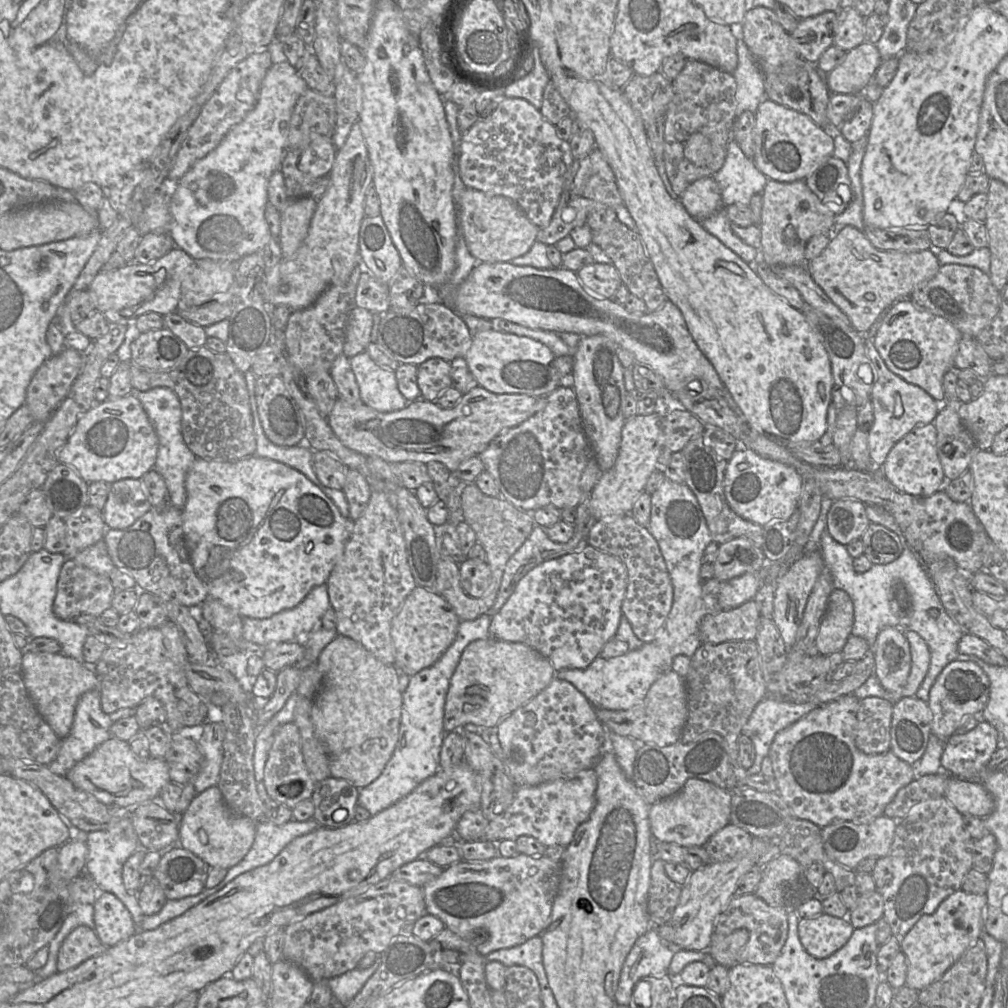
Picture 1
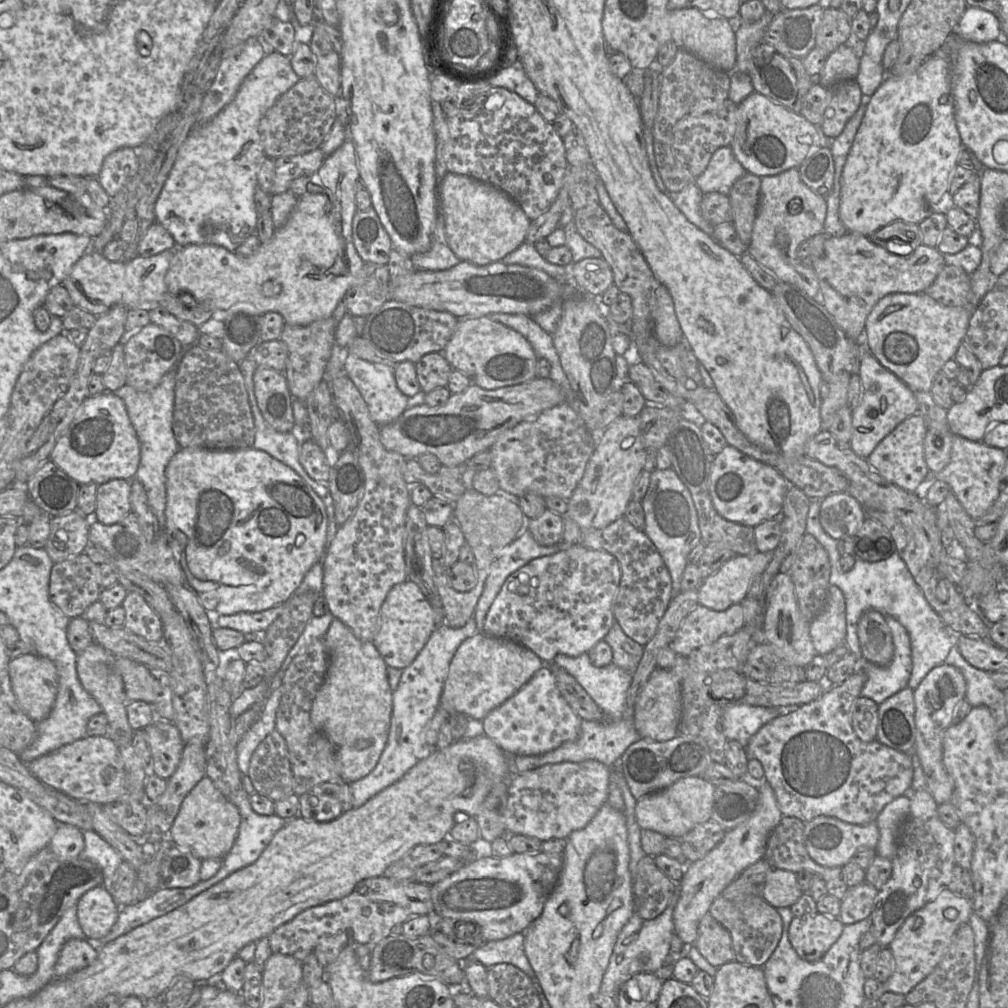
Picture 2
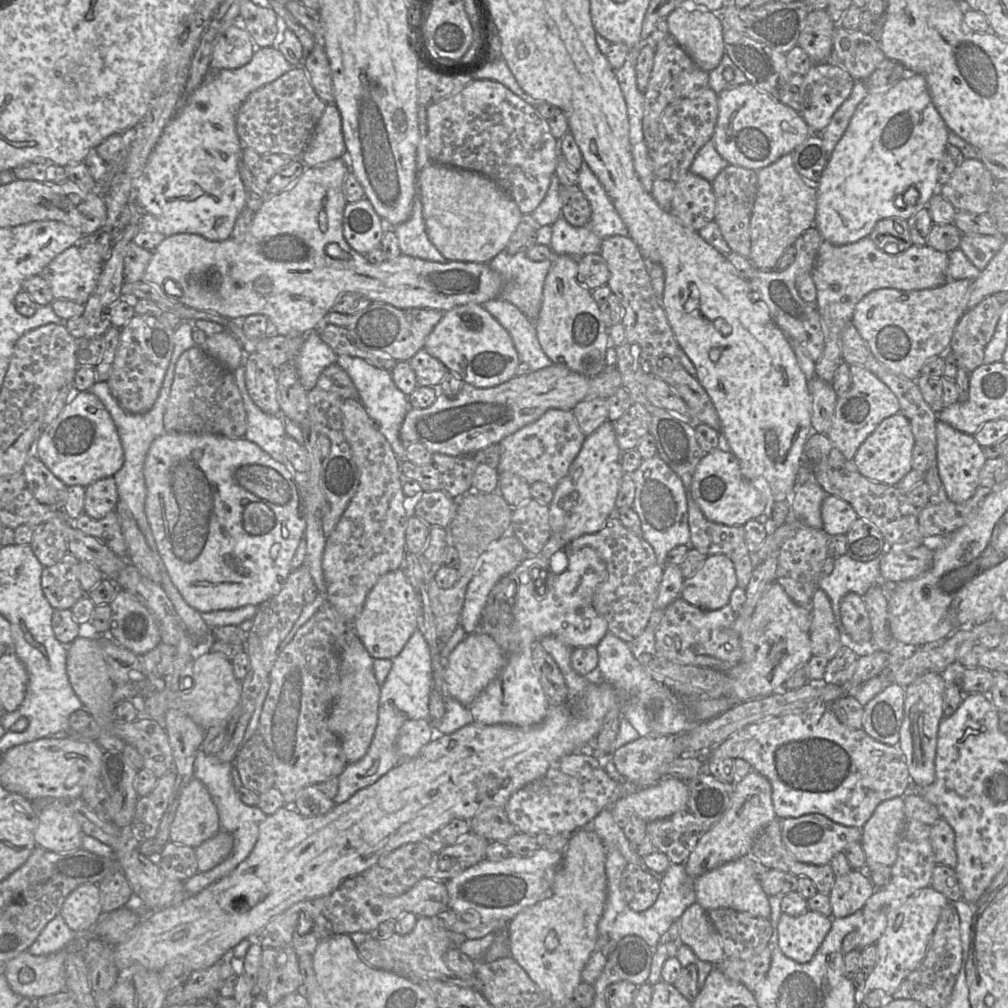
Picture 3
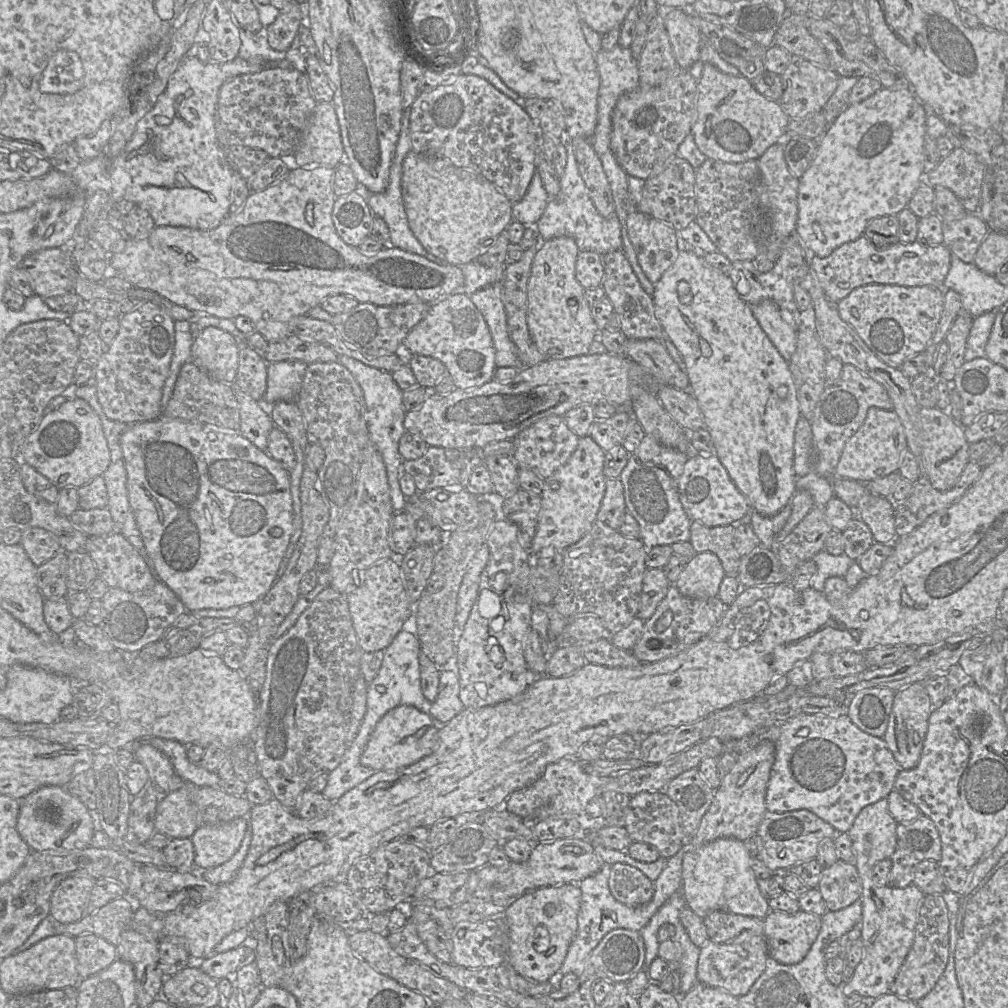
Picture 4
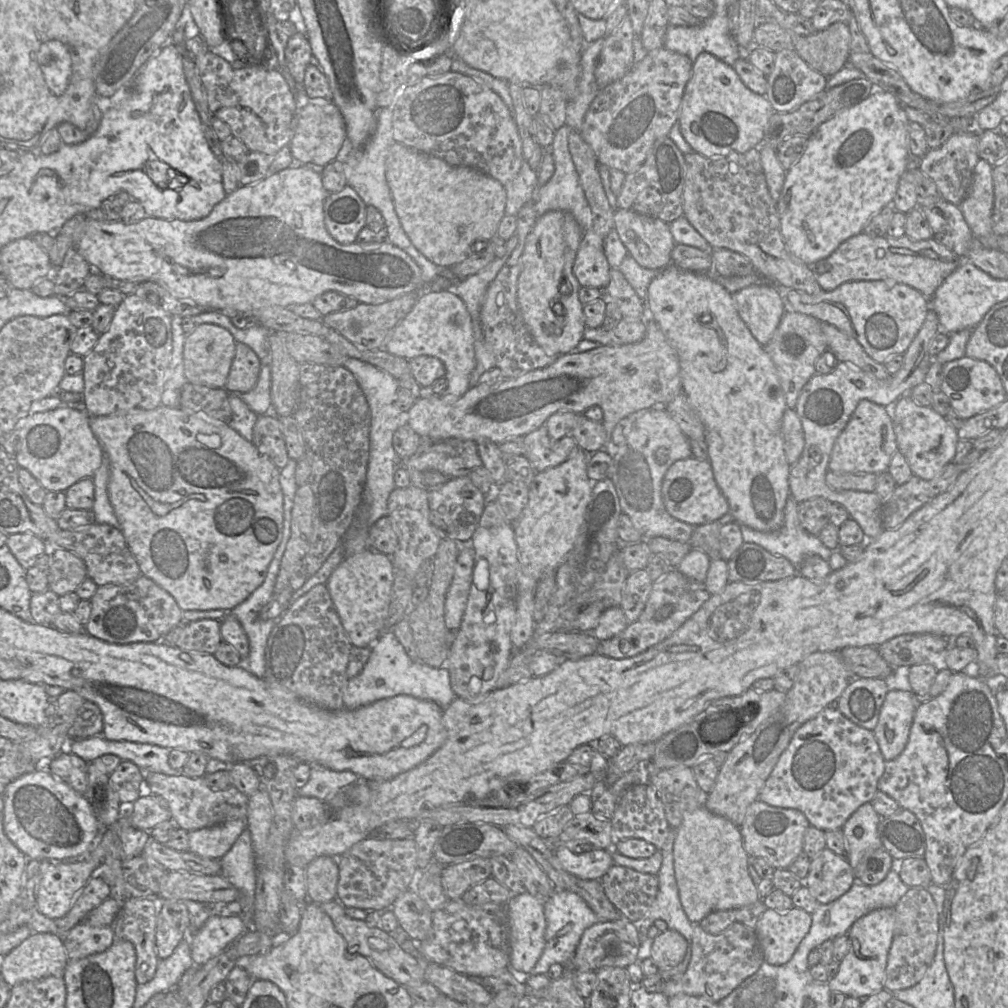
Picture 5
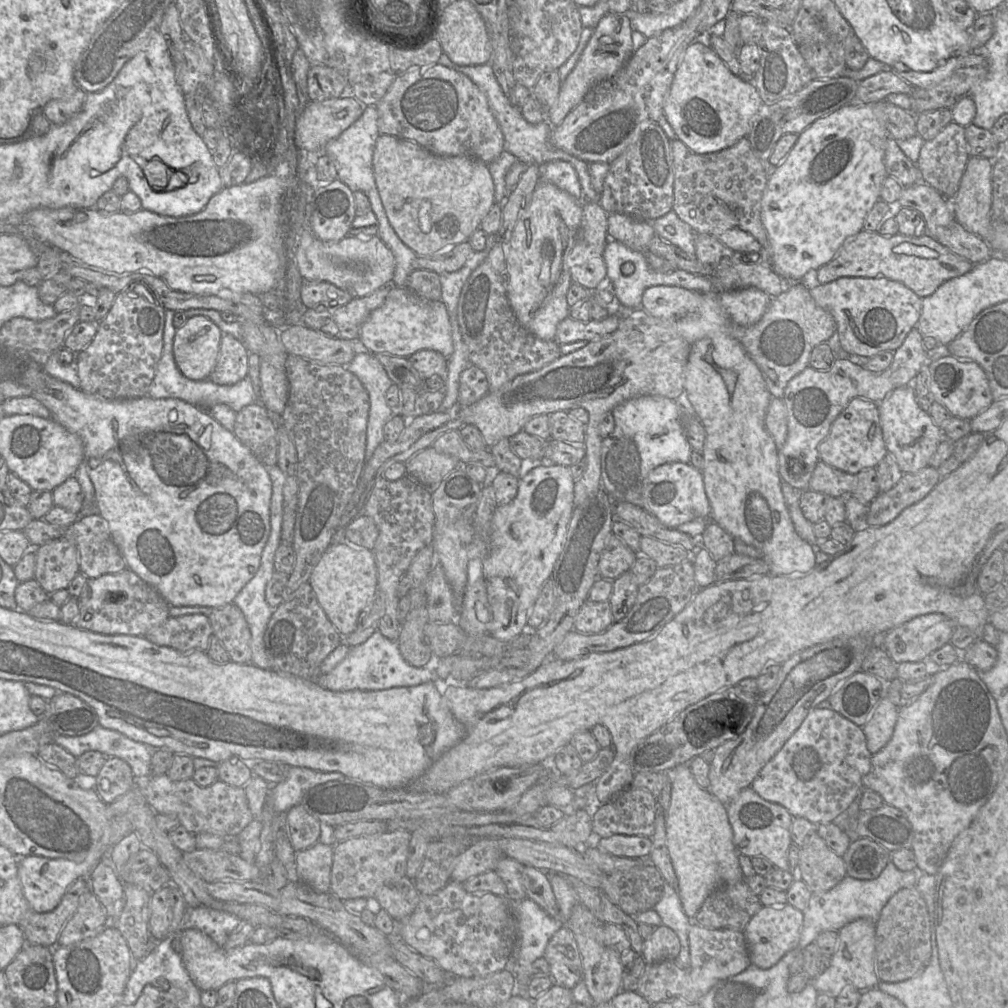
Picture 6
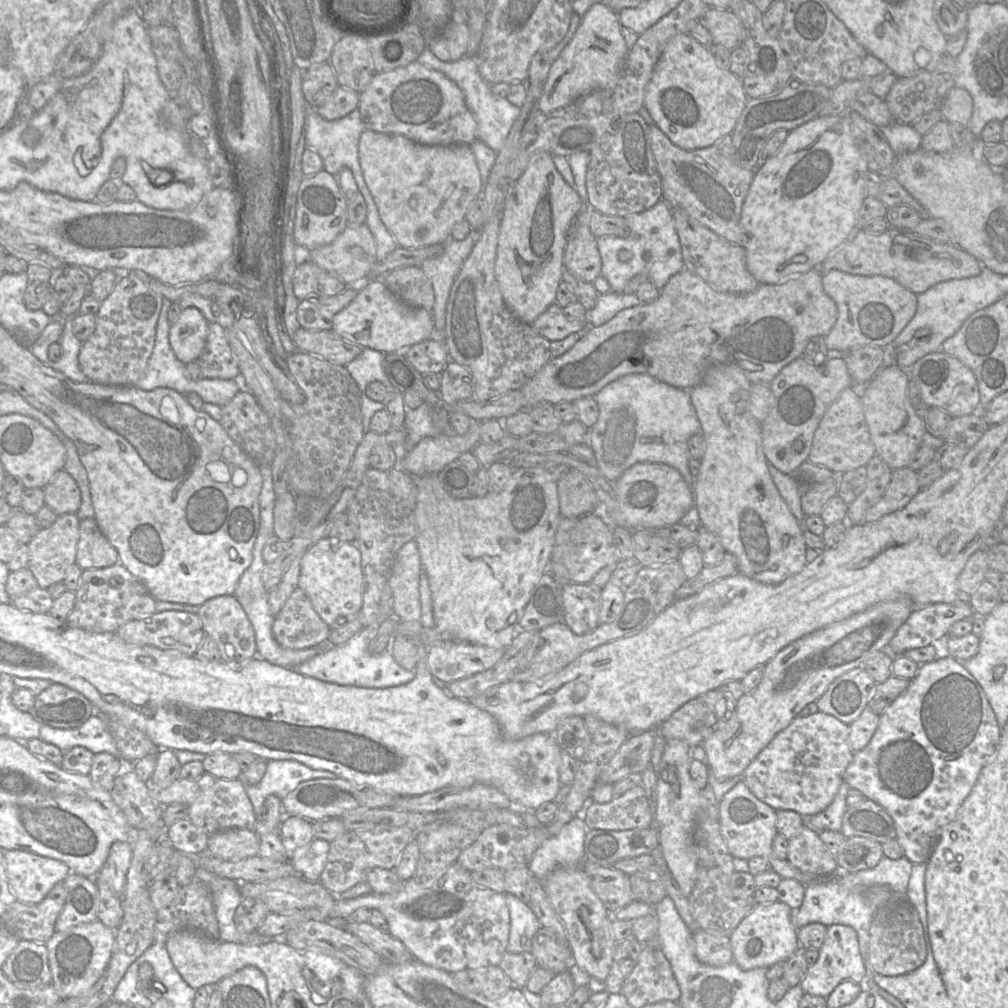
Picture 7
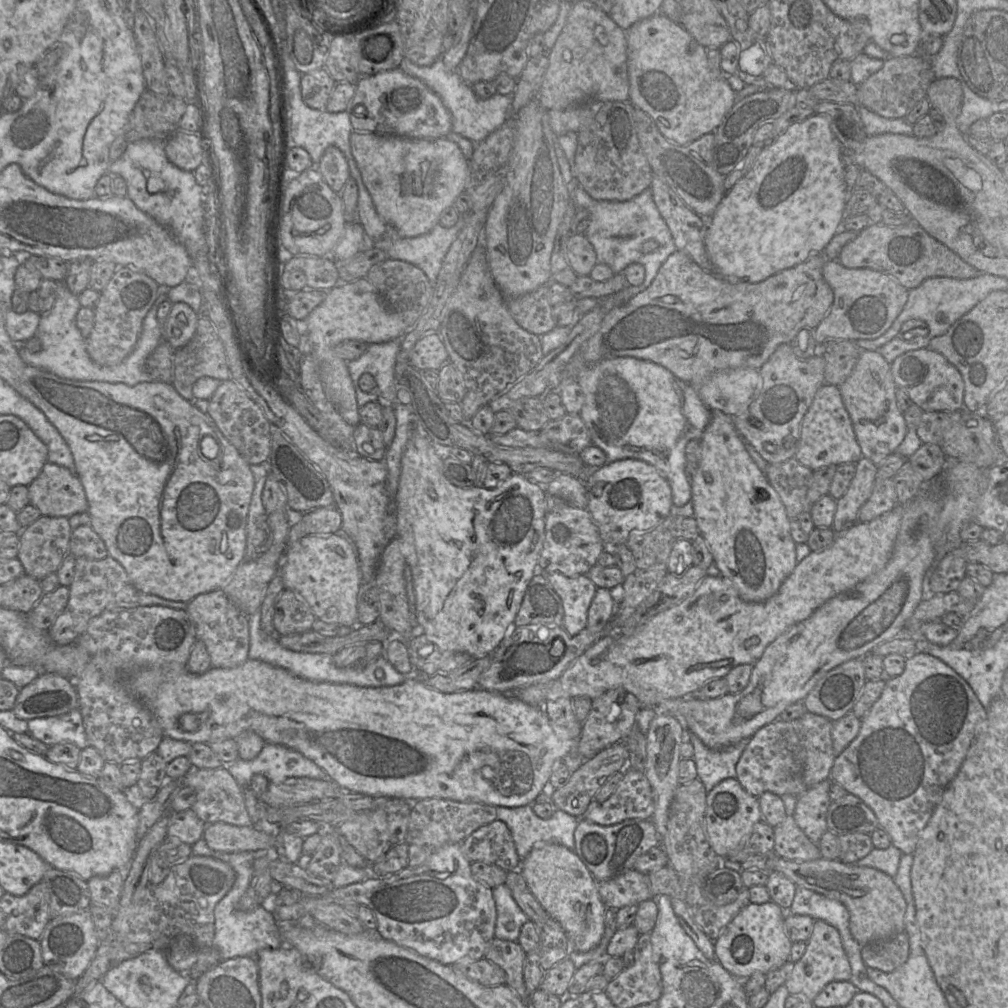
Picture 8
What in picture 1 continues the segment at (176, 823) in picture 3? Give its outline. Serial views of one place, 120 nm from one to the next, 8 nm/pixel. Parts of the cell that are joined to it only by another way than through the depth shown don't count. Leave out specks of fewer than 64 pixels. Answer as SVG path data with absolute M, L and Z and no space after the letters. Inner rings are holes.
M217 786L198 794L178 816L178 845L197 855L210 867L228 870L245 857L254 842L256 822L231 811Z

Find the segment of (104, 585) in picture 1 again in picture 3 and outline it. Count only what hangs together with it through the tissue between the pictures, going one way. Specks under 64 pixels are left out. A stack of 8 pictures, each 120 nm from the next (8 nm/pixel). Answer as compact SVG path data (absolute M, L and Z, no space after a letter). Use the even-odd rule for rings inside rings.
M70 553L52 566L43 568L41 586L54 609L71 609L86 593L78 579L80 560Z

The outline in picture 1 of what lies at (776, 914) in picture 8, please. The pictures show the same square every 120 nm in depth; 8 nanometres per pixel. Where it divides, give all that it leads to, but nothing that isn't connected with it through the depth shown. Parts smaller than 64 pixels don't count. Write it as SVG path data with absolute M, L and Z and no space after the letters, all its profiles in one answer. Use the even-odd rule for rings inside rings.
M821 913L812 918L801 918L798 935L803 948L817 959L824 959L842 948L853 933L846 918Z

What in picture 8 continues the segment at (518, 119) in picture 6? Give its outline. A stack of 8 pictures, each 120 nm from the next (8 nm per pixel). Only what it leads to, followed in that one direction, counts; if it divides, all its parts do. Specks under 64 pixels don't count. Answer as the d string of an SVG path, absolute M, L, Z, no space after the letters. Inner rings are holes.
M404 58L399 68L404 73L421 80L434 91L451 114L452 132L467 137L474 143L484 140L512 115L512 95L497 92L487 99L477 97L472 85L464 81L457 70L447 69L441 58L428 66L418 66Z

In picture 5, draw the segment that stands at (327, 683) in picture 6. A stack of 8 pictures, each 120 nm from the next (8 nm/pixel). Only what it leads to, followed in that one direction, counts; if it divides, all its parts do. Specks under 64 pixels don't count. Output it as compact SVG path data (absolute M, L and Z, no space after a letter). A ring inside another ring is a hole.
M385 630L369 648L371 655L363 670L348 680L343 694L346 709L357 709L397 695L409 695L432 701L444 710L457 697L451 687L448 669L414 662L391 630Z

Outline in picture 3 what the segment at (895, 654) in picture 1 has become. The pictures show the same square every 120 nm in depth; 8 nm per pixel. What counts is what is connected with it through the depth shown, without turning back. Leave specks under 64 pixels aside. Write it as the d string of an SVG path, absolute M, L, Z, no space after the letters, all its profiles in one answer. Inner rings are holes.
M855 592L847 593L840 601L840 614L854 642L863 644L872 639L871 620L862 596Z

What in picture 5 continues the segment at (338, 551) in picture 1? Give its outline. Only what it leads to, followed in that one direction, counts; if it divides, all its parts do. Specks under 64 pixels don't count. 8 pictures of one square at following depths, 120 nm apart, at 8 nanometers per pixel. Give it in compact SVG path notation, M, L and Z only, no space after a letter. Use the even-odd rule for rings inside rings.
M160 405L152 410L131 409L109 416L90 416L89 424L109 460L108 495L119 523L117 528L122 532L142 575L166 590L182 611L222 609L229 612L246 600L263 583L268 566L282 540L284 515L280 469L228 423L207 418L179 406Z

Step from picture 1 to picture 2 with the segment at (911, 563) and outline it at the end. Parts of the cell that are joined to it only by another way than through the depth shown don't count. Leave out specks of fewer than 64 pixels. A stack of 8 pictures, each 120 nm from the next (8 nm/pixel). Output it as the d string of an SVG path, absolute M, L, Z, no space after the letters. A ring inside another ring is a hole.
M811 498L811 504L807 516L806 532L813 535L826 549L829 555L831 564L830 584L835 585L841 589L844 594L846 602L846 626L847 633L844 644L849 648L858 660L868 661L863 659L860 649L859 638L857 634L858 621L861 615L870 609L877 610L883 615L889 615L896 618L907 630L910 642L911 642L911 657L912 657L912 670L908 686L914 690L918 687L925 676L935 667L943 664L946 657L949 654L950 649L953 646L957 646L957 634L951 631L948 626L944 623L940 615L929 605L925 595L921 588L915 581L911 572L909 571L907 564L903 558L898 554L894 553L890 557L880 561L866 561L857 556L854 566L849 571L843 571L840 559L841 554L837 548L837 540L832 538L825 532L820 523L820 506L823 498Z

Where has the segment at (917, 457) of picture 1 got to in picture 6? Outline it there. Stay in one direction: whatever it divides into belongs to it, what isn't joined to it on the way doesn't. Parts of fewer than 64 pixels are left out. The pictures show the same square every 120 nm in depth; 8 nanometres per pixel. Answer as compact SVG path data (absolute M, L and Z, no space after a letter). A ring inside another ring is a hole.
M854 397L832 423L828 435L818 446L818 453L820 461L843 472L856 475L864 469L875 468L888 453L878 403Z

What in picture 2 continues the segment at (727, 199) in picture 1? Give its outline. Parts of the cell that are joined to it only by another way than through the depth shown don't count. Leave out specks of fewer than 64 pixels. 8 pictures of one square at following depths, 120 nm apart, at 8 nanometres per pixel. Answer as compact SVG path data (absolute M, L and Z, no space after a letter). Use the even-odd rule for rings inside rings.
M722 146L712 155L707 168L695 184L703 193L719 192L729 194L733 184L748 171L735 157L732 148Z

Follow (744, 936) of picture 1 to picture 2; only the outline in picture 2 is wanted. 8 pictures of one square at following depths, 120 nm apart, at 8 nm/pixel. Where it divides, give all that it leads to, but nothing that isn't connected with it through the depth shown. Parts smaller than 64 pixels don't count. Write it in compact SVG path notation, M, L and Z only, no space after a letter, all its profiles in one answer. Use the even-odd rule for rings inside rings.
M706 913L699 922L698 936L694 943L701 955L714 967L735 961L729 931Z

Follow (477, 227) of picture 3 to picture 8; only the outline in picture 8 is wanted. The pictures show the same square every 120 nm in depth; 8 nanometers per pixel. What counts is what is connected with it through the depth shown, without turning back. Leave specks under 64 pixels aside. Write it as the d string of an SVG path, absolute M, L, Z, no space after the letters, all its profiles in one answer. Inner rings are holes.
M353 130L350 147L378 215L400 237L416 237L432 230L442 212L466 190L468 159L446 138L417 139Z

